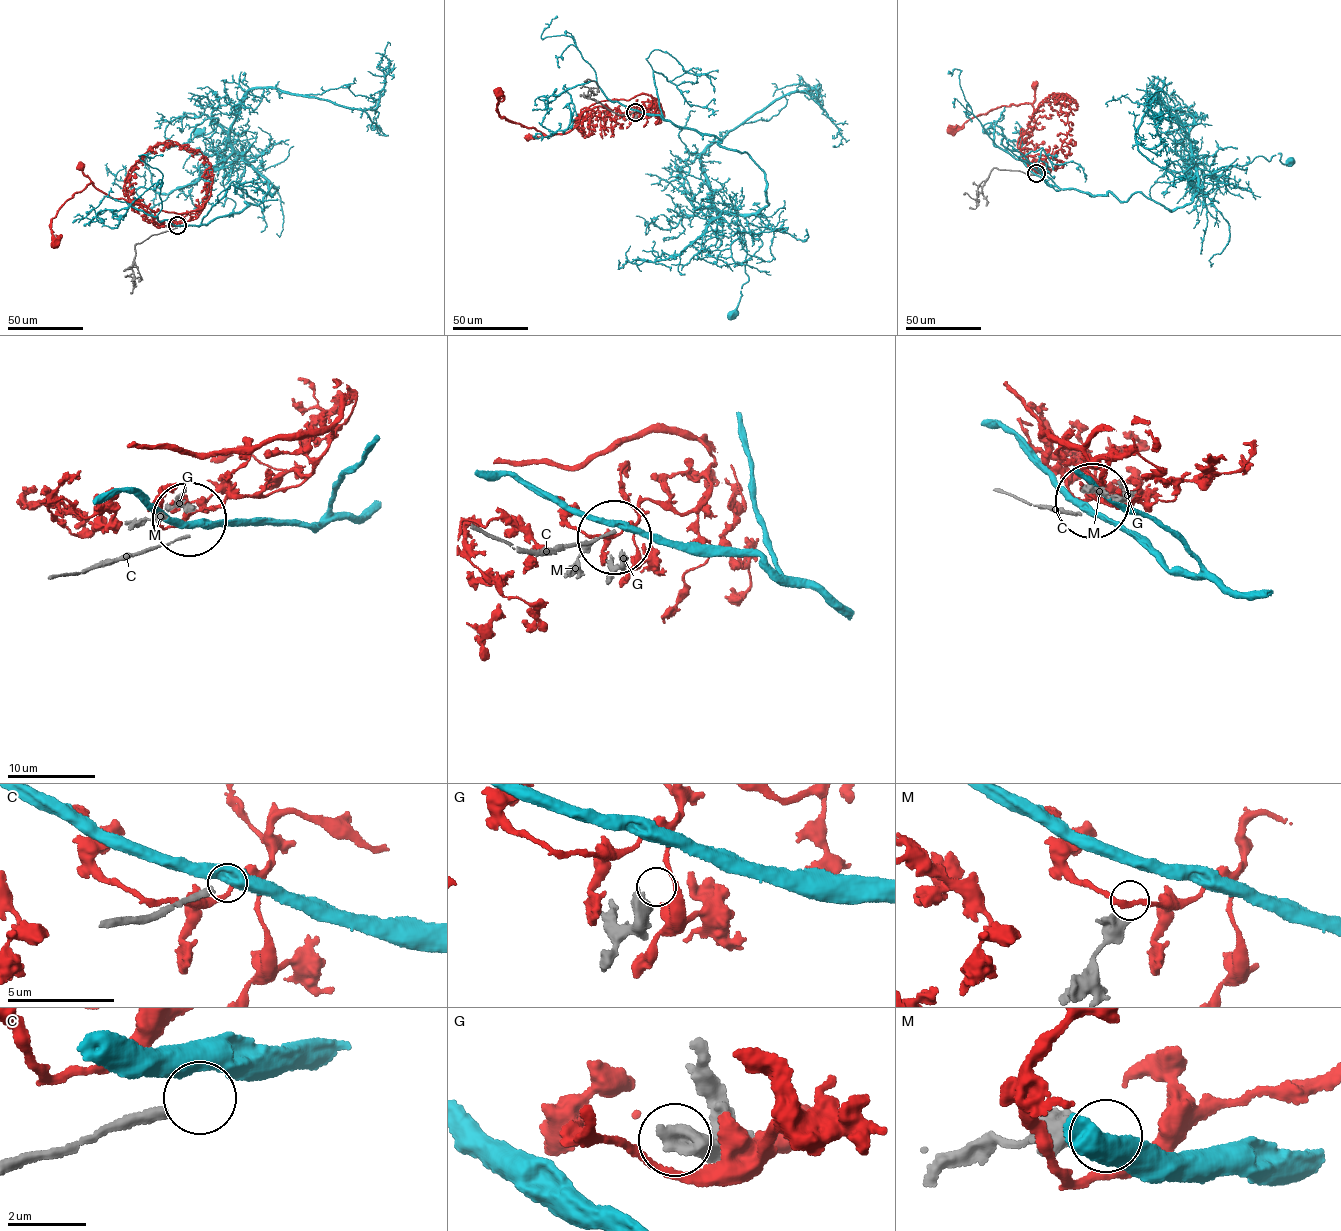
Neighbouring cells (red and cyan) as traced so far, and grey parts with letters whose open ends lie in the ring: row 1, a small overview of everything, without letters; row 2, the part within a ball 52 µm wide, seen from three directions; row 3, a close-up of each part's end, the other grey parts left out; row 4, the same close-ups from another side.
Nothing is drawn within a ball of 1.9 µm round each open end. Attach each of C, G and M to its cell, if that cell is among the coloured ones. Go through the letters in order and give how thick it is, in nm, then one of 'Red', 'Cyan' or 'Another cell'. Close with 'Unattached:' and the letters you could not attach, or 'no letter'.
C: Thickness 300 nm. Another cell
G: Thickness 650 nm. Another cell
M: Thickness 440 nm. Red
Unattached: C, G

